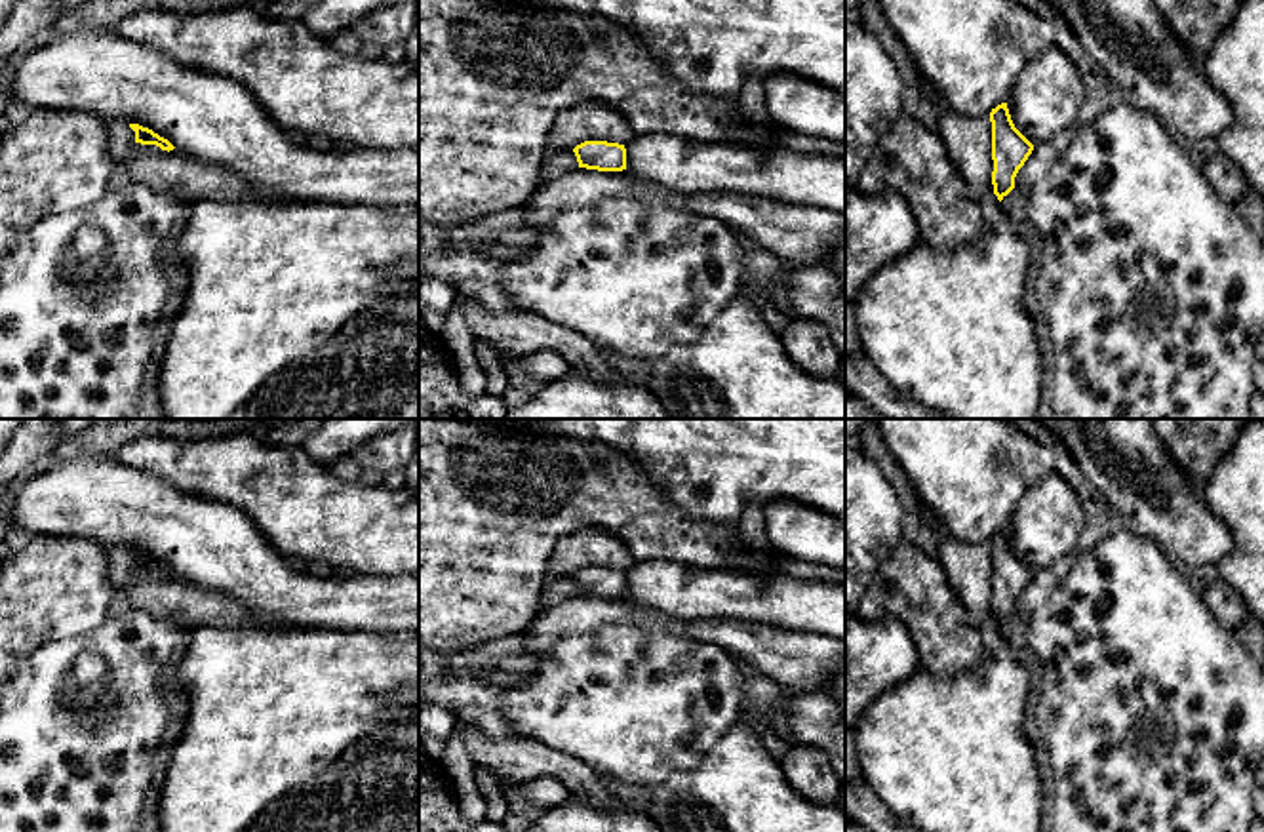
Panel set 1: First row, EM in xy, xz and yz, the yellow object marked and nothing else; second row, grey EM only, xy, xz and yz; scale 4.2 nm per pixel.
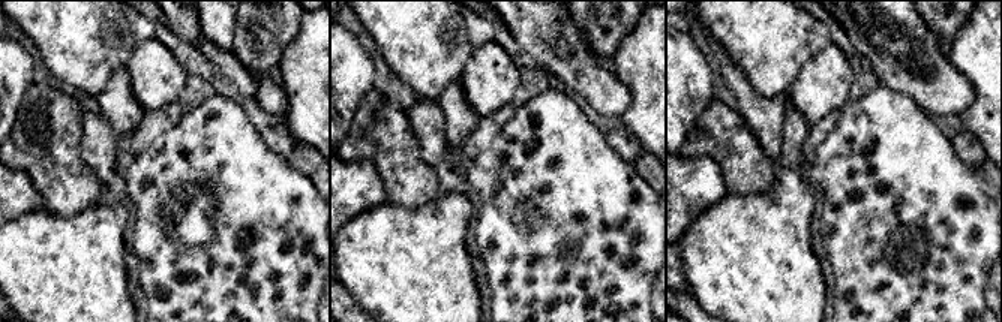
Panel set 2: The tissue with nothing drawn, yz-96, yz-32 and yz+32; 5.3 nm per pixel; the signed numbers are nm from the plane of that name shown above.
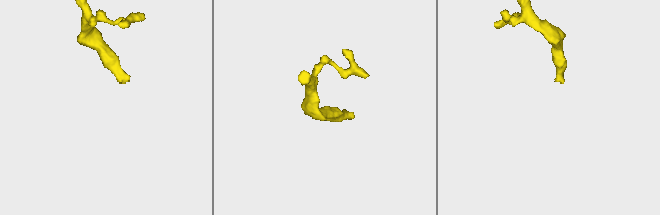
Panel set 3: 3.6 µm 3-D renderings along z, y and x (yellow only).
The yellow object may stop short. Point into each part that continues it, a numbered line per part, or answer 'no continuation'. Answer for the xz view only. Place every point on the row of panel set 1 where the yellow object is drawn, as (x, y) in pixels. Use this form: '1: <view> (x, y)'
no continuation

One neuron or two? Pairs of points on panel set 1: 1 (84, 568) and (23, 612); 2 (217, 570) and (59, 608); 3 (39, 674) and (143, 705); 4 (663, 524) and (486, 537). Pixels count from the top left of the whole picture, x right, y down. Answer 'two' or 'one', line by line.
1: one
2: two
3: one
4: one

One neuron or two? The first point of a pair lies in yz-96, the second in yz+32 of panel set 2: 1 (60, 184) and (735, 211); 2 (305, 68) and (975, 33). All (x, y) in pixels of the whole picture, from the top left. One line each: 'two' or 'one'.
1: two
2: one

